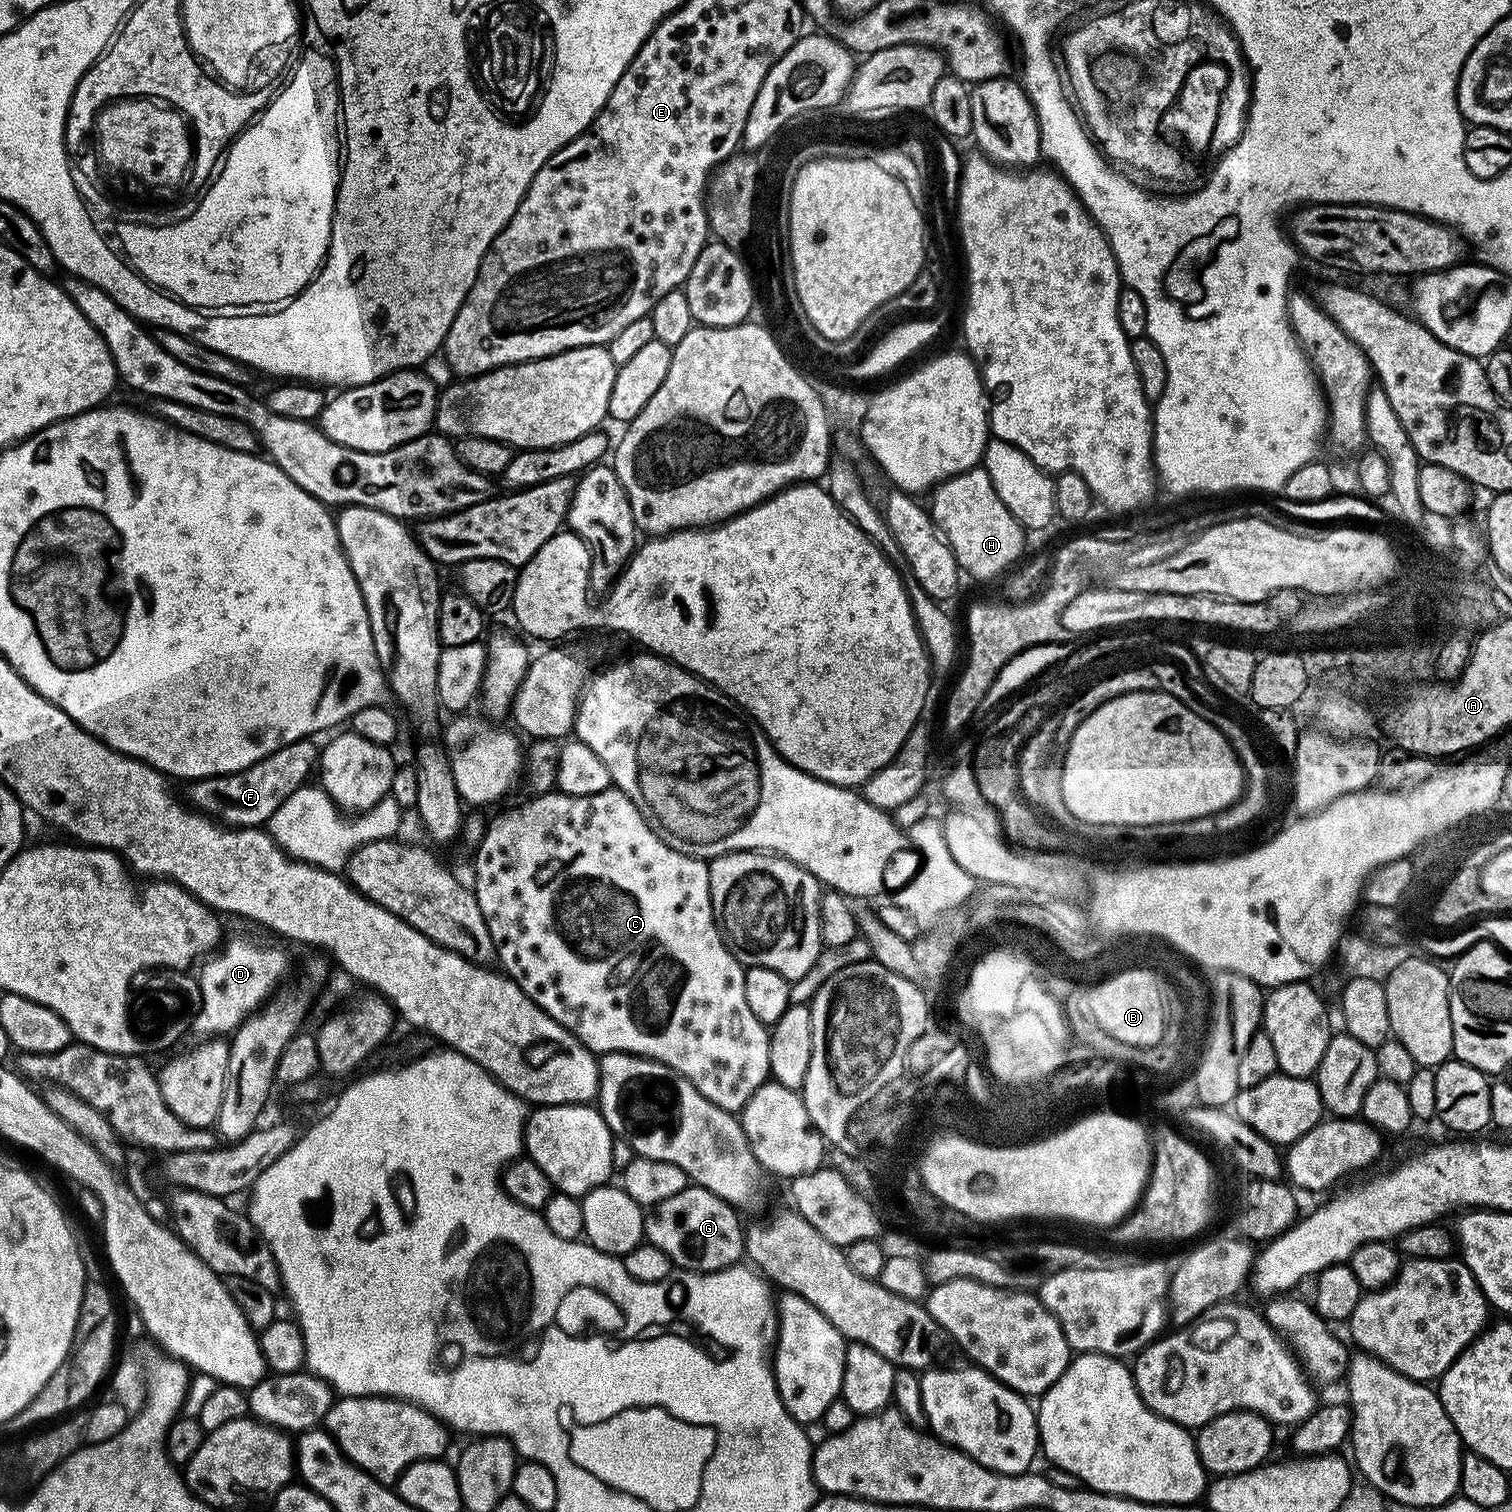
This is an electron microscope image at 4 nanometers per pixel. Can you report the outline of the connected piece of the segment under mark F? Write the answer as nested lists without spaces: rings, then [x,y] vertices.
[[[309,738],[290,742],[274,754],[246,766],[240,772],[228,772],[225,776],[208,776],[205,780],[194,780],[187,785],[186,800],[191,807],[234,828],[254,828],[267,825],[268,819],[294,794],[294,790],[305,787],[308,775],[313,775],[318,764],[317,741]]]

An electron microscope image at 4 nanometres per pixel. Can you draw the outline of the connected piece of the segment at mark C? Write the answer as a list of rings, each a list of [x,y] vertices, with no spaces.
[[[609,786],[606,790],[589,796],[568,796],[565,792],[553,790],[533,795],[531,798],[533,800],[526,801],[520,809],[512,808],[509,812],[504,812],[501,816],[494,817],[493,820],[489,819],[484,830],[482,842],[477,846],[474,853],[474,859],[476,859],[476,884],[474,883],[474,891],[478,898],[478,906],[482,906],[482,918],[486,918],[486,927],[490,929],[490,938],[494,938],[499,967],[543,1012],[550,1014],[550,1018],[554,1018],[554,1022],[558,1022],[566,1030],[570,1030],[570,1034],[574,1034],[579,1038],[593,1054],[629,1052],[630,1055],[642,1056],[645,1060],[657,1060],[658,1063],[665,1064],[668,1068],[673,1068],[679,1076],[691,1082],[707,1100],[714,1102],[714,1106],[733,1114],[743,1112],[746,1102],[750,1100],[754,1090],[758,1090],[763,1084],[769,1083],[770,1046],[768,1045],[768,1037],[770,1032],[765,1024],[758,1022],[758,1018],[754,1018],[754,1013],[750,1010],[750,1006],[746,1006],[745,965],[734,958],[734,954],[724,945],[724,940],[720,937],[720,928],[716,924],[714,910],[712,909],[712,899],[710,898],[708,864],[699,856],[687,856],[670,846],[666,846],[666,842],[662,842],[658,838],[658,834],[654,834],[654,830],[650,830],[650,826],[644,821],[642,814],[634,806],[634,802],[630,802],[628,795],[615,786]]]

